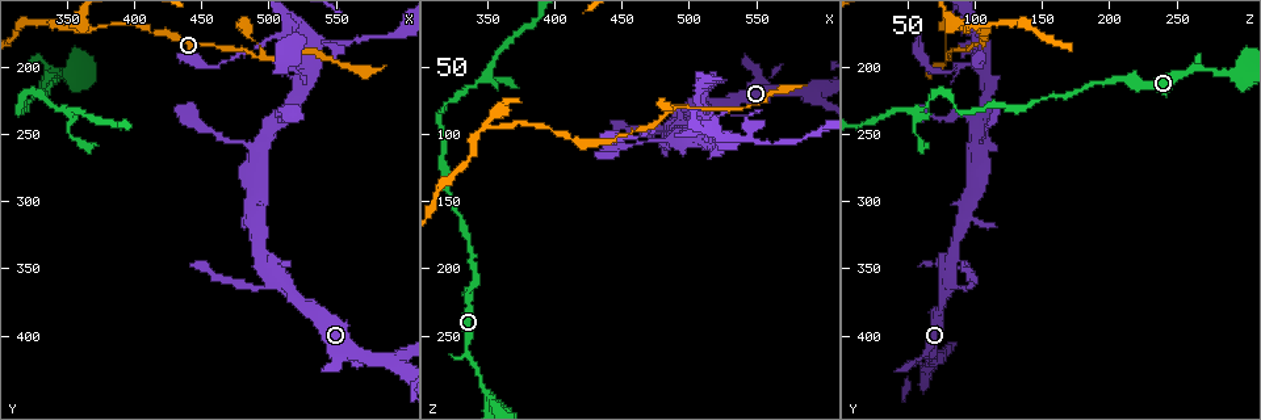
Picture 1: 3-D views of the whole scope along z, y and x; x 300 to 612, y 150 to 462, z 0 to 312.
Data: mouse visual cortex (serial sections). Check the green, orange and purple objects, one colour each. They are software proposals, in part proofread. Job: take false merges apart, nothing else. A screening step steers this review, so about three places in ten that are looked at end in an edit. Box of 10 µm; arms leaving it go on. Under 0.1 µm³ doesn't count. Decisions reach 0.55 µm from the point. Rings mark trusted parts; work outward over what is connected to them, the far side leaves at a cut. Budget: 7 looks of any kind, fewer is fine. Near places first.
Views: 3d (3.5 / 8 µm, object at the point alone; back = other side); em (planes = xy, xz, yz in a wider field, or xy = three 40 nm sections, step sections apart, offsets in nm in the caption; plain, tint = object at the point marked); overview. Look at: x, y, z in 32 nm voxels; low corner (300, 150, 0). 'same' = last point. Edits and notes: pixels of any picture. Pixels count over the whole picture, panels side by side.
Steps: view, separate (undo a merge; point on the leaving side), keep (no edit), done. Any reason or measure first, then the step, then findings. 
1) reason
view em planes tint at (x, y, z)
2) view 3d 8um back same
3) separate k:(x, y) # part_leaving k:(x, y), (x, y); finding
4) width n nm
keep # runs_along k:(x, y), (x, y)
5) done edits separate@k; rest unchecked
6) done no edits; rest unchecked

four-way junction
view 3d 3.5um at (528, 198, 104)

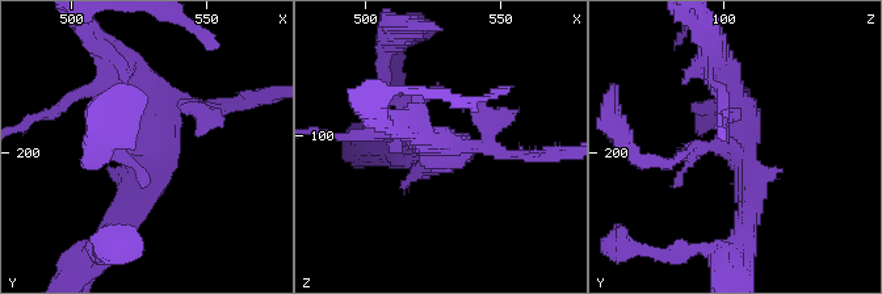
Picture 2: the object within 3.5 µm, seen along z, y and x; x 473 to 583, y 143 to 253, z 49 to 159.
arms 4; arm_widths 150, 150, 300, 350 nm; need the tissue
view em planes tint at (529, 198, 106)

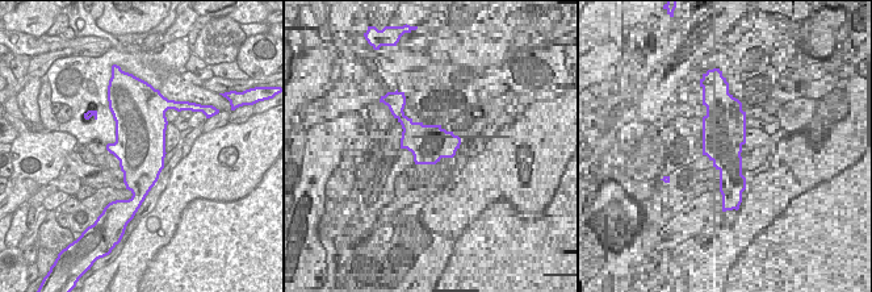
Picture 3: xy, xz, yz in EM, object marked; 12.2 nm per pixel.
keep # runs_along 2:(746, 221), (739, 112), (718, 88); continuous, no second cell

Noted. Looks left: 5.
branch point
view 3d 3.5um back at (350, 170, 96)

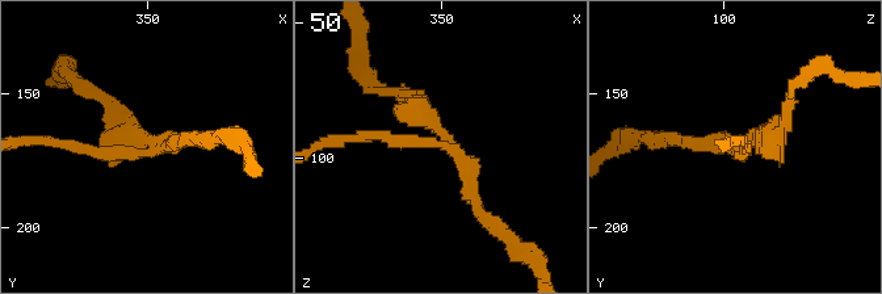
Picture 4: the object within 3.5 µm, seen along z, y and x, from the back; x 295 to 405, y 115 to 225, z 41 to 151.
arms 3; arm_widths 150, 200, 250 nm; need the tissue
view em xy step 2 tint at (349, 172, 96)

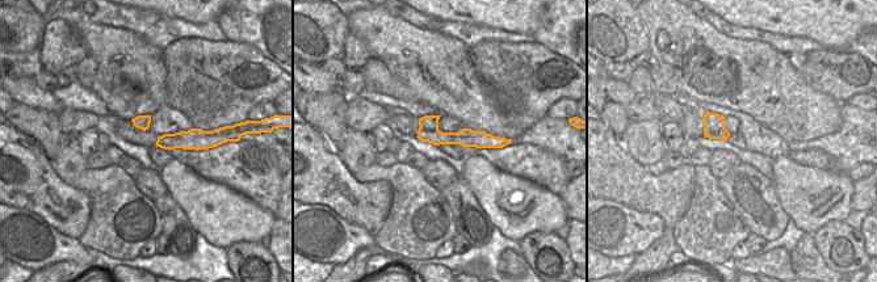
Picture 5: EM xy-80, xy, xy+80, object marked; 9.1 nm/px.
keep # runs_along 5:(422, 121), (439, 138), (496, 144); continuous, no second cell

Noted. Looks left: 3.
abrupt turn
view 3d 3.5um at (320, 218, 78)

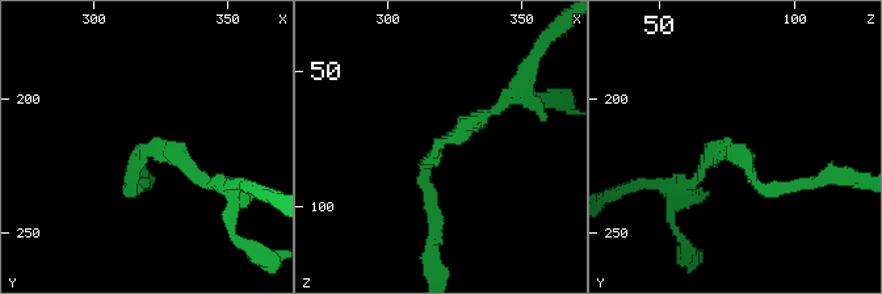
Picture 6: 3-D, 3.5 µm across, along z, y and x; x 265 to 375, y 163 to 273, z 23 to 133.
arm_widths 150, 150 nm; need the tissue
view em xy step 1 tint at (321, 217, 75)

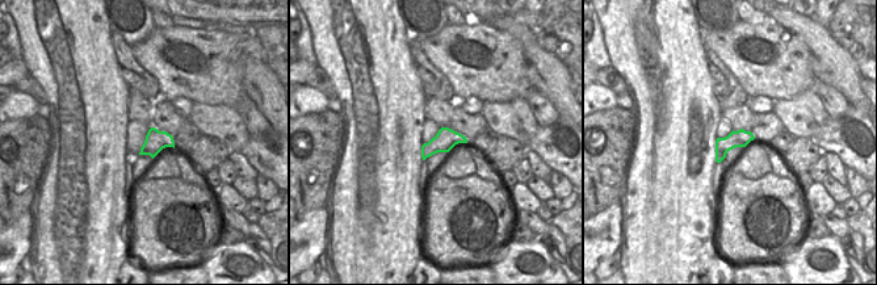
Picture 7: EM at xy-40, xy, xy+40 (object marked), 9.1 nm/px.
keep # runs_along 6:(429, 201), (425, 160), (509, 96); continuous, no second cell

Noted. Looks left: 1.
done no edits; rest unchecked

